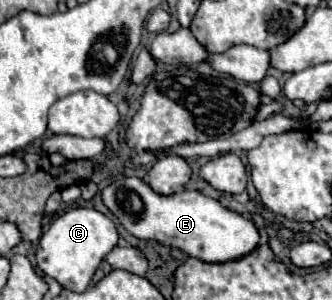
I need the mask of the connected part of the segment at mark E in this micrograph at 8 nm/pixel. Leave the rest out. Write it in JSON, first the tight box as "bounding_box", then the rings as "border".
{"bounding_box":[101,178,259,262],"border":[[[121,178],[109,184],[101,196],[105,206],[135,238],[157,240],[163,246],[179,248],[203,262],[231,262],[253,252],[259,244],[259,232],[249,218],[243,218],[225,208],[219,200],[203,196],[201,192],[183,190],[171,196],[161,196],[139,178]]]}

